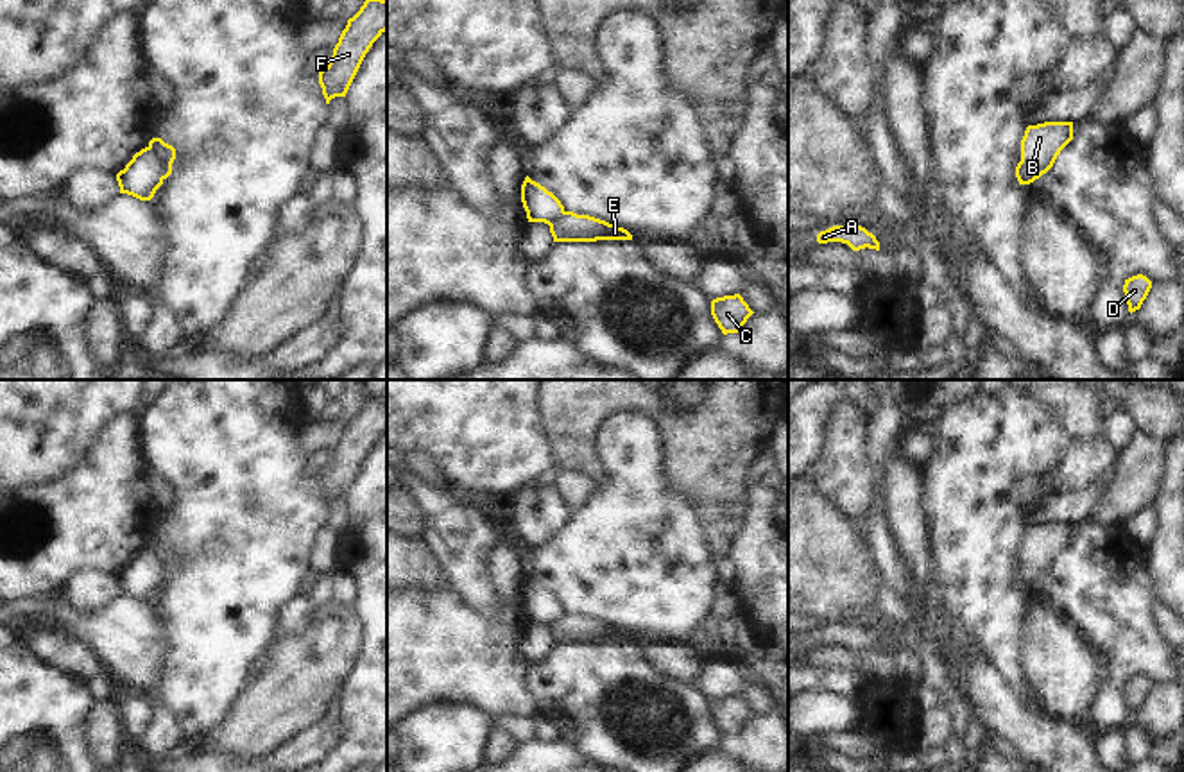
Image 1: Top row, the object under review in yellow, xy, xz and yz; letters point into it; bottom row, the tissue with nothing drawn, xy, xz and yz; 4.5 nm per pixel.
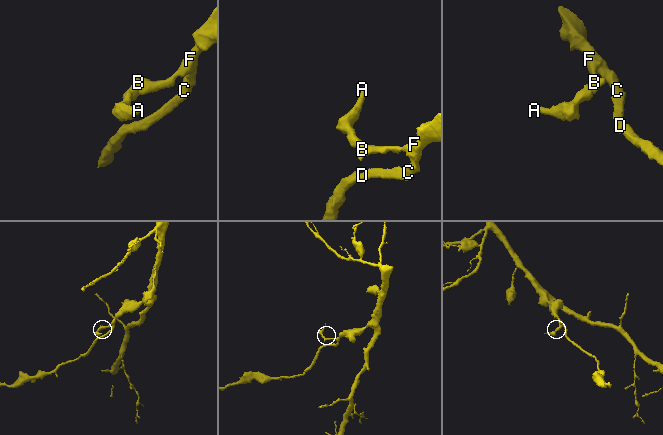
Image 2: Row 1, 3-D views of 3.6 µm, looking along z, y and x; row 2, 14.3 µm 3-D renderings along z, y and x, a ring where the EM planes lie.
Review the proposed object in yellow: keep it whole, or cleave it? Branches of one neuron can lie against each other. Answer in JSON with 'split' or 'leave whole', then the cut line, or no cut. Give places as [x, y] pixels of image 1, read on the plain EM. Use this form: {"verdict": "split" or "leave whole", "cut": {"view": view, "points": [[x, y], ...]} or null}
{"verdict": "split", "cut": {"view": "xy", "points": [[149, 547], [158, 559], [163, 579]]}}

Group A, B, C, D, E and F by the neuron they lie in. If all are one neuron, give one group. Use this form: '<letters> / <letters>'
A / B C D E F

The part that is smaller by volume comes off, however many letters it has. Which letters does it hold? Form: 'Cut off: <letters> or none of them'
Cut off: A.

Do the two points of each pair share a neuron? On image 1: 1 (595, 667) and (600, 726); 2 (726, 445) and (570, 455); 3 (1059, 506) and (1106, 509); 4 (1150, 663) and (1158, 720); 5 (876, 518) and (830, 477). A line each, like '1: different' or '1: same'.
1: same
2: same
3: different
4: different
5: different

